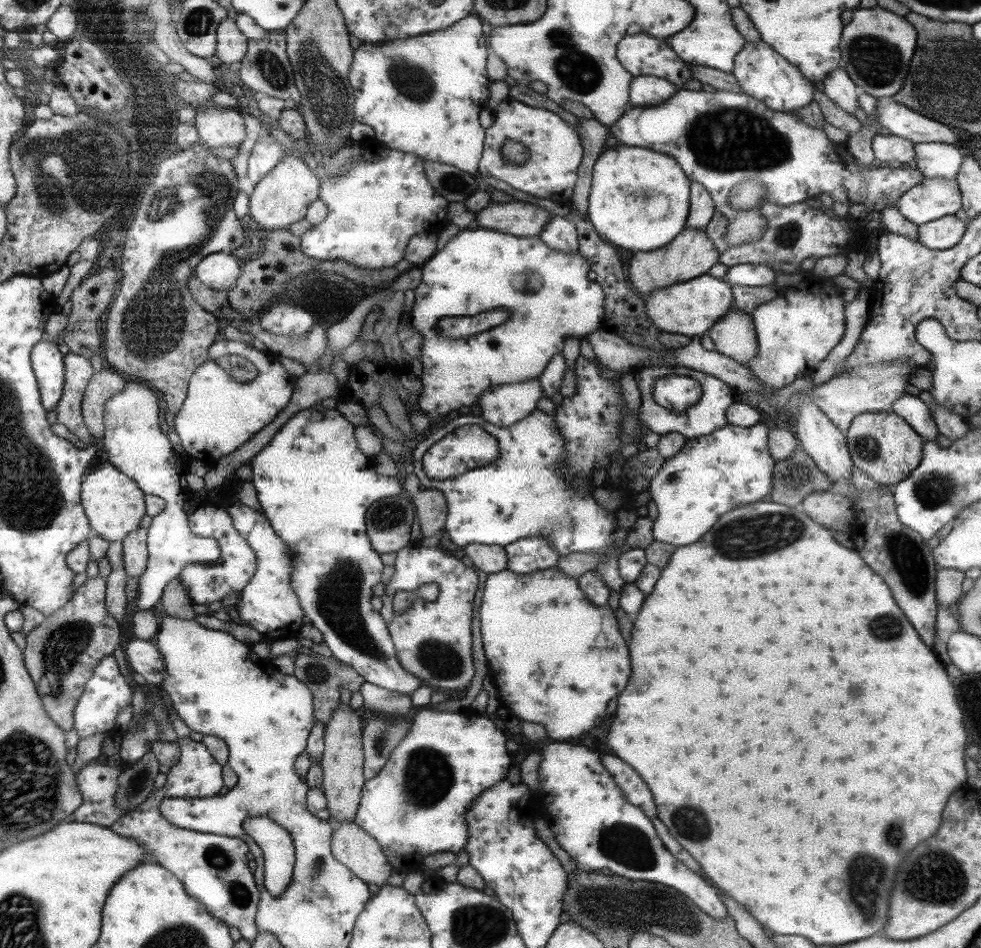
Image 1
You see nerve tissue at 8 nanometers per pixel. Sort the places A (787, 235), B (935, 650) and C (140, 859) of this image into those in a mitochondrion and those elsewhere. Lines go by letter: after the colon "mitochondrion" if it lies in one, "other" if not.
A: mitochondrion
B: other
C: other

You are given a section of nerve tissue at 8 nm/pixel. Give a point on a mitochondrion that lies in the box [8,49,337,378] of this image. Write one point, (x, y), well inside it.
(62, 168)

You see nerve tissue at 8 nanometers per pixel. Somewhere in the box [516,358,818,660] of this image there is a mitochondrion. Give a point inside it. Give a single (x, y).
(747, 537)

